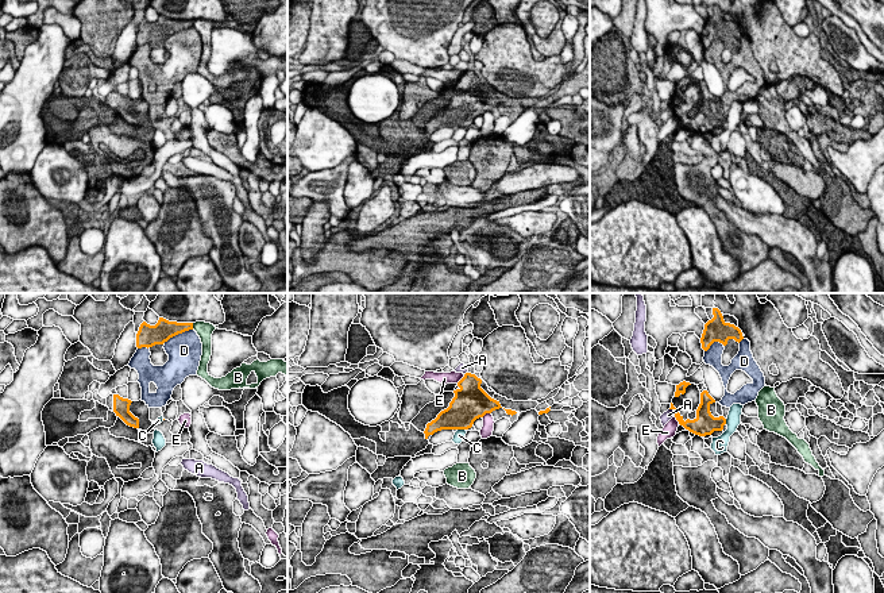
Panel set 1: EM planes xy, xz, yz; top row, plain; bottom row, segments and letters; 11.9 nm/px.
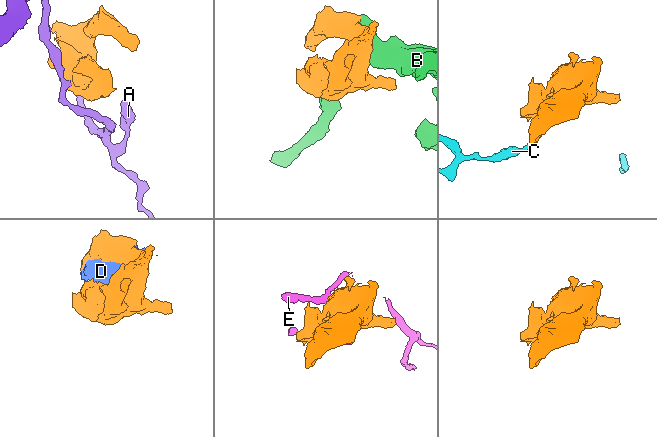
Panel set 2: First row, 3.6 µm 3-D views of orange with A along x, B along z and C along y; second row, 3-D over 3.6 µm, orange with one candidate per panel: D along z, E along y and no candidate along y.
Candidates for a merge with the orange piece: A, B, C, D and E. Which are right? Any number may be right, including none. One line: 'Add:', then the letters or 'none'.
Add: none

